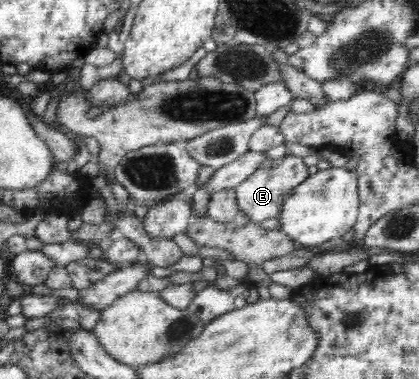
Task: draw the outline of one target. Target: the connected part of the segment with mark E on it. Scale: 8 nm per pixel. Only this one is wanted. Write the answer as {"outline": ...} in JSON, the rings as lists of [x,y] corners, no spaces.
{"outline":[[[288,155],[283,158],[267,159],[257,170],[253,171],[247,180],[234,188],[238,207],[253,223],[263,222],[267,218],[279,219],[283,202],[287,200],[287,196],[309,176],[307,169],[308,167],[299,156]]]}

